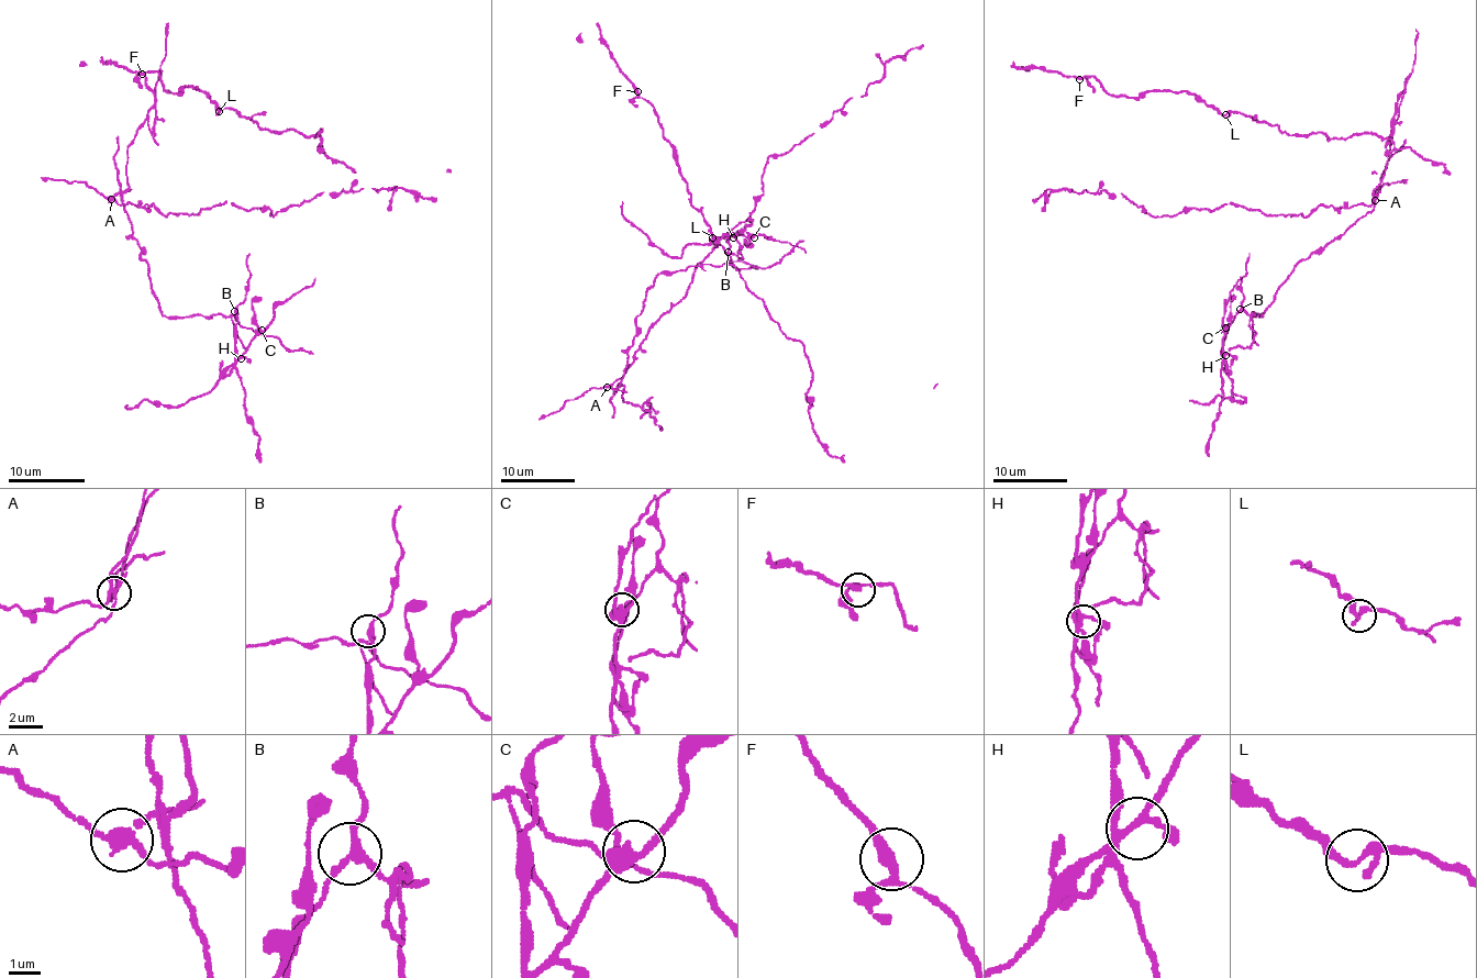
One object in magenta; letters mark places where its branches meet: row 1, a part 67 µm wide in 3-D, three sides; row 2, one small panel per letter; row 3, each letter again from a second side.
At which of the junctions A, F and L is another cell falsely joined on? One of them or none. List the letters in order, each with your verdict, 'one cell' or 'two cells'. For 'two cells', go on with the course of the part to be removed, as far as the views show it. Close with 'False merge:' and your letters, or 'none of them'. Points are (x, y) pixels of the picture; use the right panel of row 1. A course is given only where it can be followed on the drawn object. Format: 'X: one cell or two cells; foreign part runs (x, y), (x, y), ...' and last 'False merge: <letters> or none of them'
A: two cells; foreign part runs (1375, 200), (1298, 264), (1261, 314), (1240, 311), (1229, 324), (1225, 373), (1233, 393), (1246, 399), (1189, 400)
F: one cell
L: one cell
False merge: A

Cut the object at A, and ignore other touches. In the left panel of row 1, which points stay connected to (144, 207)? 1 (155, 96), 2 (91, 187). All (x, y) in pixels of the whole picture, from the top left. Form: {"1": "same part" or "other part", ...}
{"1": "other part", "2": "same part"}

